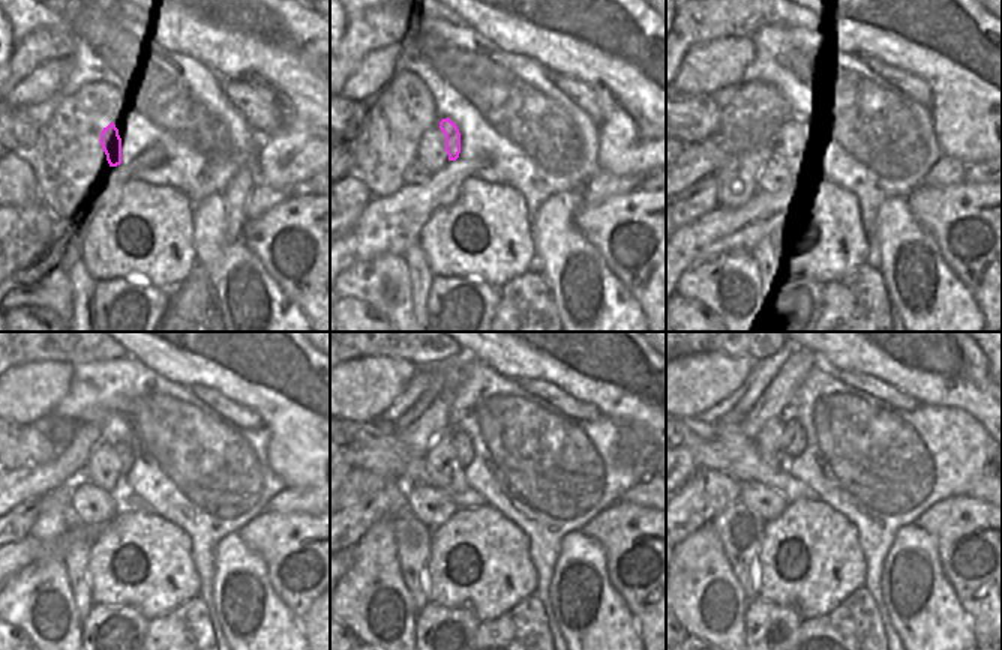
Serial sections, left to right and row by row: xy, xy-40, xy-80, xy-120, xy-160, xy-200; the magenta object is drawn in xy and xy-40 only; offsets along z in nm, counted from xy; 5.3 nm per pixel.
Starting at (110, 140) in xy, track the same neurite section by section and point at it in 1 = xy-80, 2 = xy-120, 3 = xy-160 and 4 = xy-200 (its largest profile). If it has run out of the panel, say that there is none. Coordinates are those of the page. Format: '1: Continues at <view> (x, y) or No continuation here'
1: Continues at xy-80 (785, 141)
2: Continues at xy-120 (111, 475)
3: Continues at xy-160 (447, 475)
4: Continues at xy-200 (794, 434).

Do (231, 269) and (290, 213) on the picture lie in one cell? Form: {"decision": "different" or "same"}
{"decision": "different"}

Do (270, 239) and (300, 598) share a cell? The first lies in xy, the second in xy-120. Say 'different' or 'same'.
same

